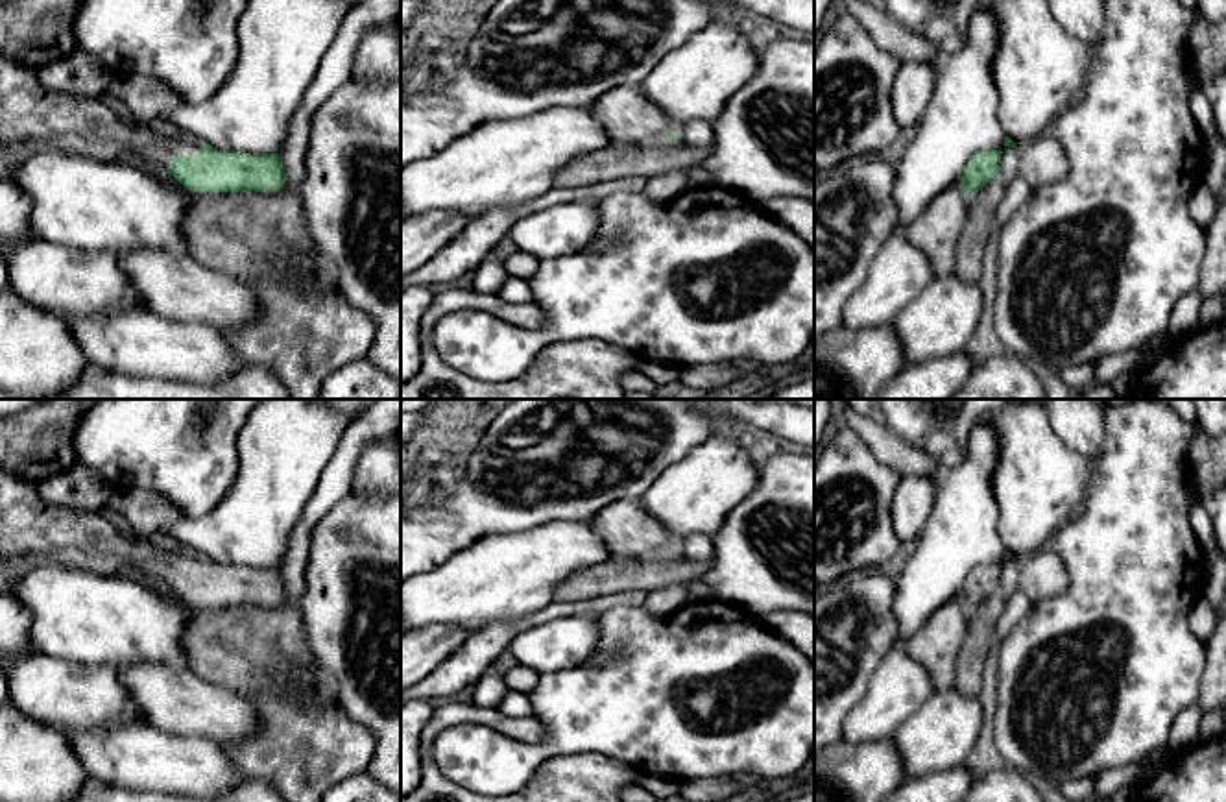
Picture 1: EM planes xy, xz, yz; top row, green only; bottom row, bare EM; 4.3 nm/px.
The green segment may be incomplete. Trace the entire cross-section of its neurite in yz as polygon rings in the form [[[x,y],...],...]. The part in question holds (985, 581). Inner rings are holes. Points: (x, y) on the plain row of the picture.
[[[1003,564],[977,567],[964,582],[962,599],[968,612],[968,630],[955,662],[955,687],[979,697],[982,671],[995,636],[995,625],[1004,612],[1006,595],[1001,591]]]

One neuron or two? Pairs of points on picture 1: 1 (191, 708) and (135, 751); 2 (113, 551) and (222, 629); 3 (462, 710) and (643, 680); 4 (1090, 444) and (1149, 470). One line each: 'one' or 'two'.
1: two
2: one
3: two
4: two

